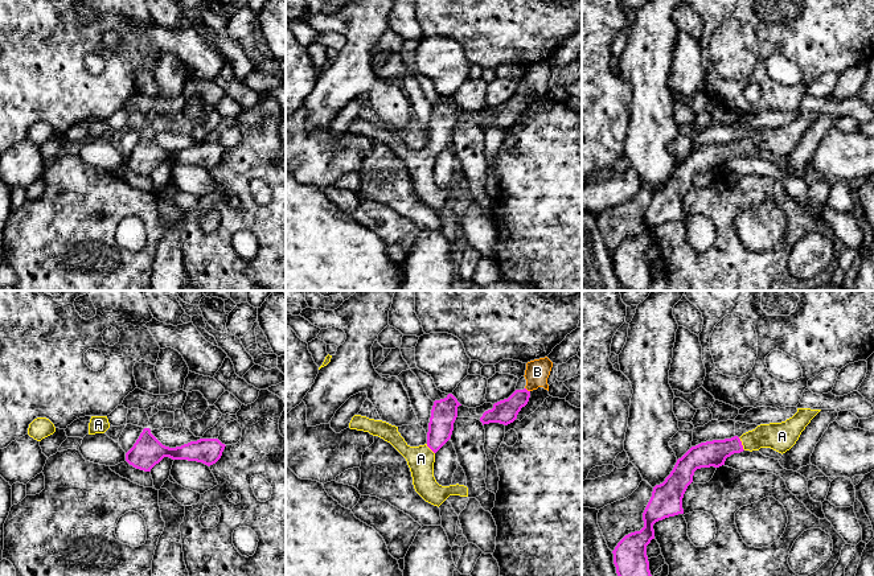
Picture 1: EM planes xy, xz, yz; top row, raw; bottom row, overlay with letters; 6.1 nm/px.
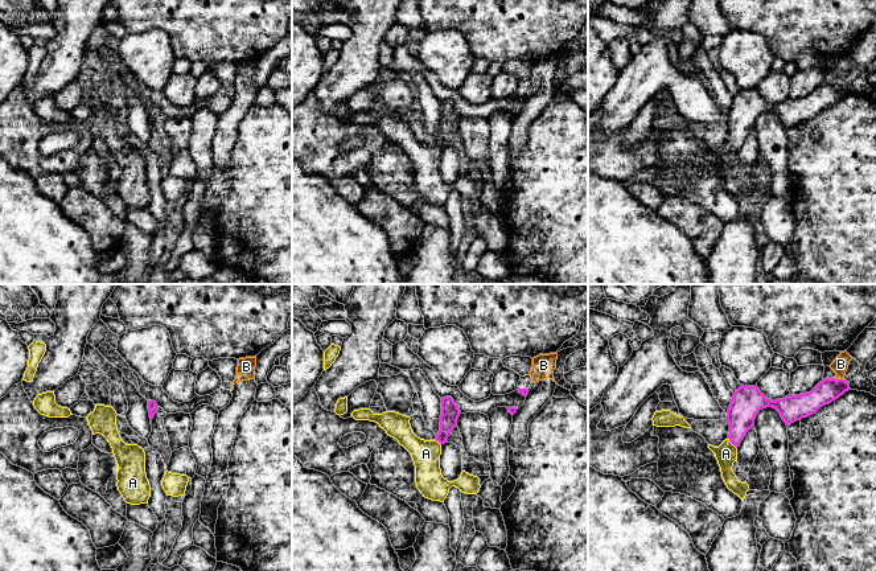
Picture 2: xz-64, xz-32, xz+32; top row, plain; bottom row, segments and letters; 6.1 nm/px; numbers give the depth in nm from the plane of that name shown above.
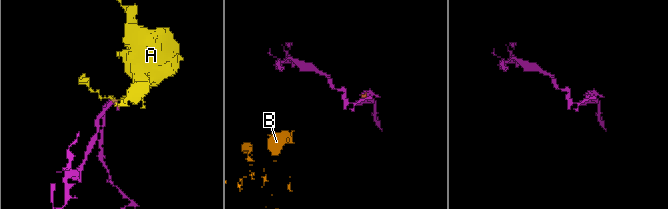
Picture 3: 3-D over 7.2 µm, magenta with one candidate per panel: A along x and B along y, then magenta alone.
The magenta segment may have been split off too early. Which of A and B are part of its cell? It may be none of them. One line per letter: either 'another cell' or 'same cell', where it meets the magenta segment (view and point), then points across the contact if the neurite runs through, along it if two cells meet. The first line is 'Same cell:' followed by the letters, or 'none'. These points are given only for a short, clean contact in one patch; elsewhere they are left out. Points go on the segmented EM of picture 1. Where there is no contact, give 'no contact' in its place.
Same cell: A
A: same cell | yz (741, 444) | across yz (712, 453), (741, 444), (762, 436), (779, 436)
B: another cell | xz (526, 390) | along xz (525, 387), (529, 391)

